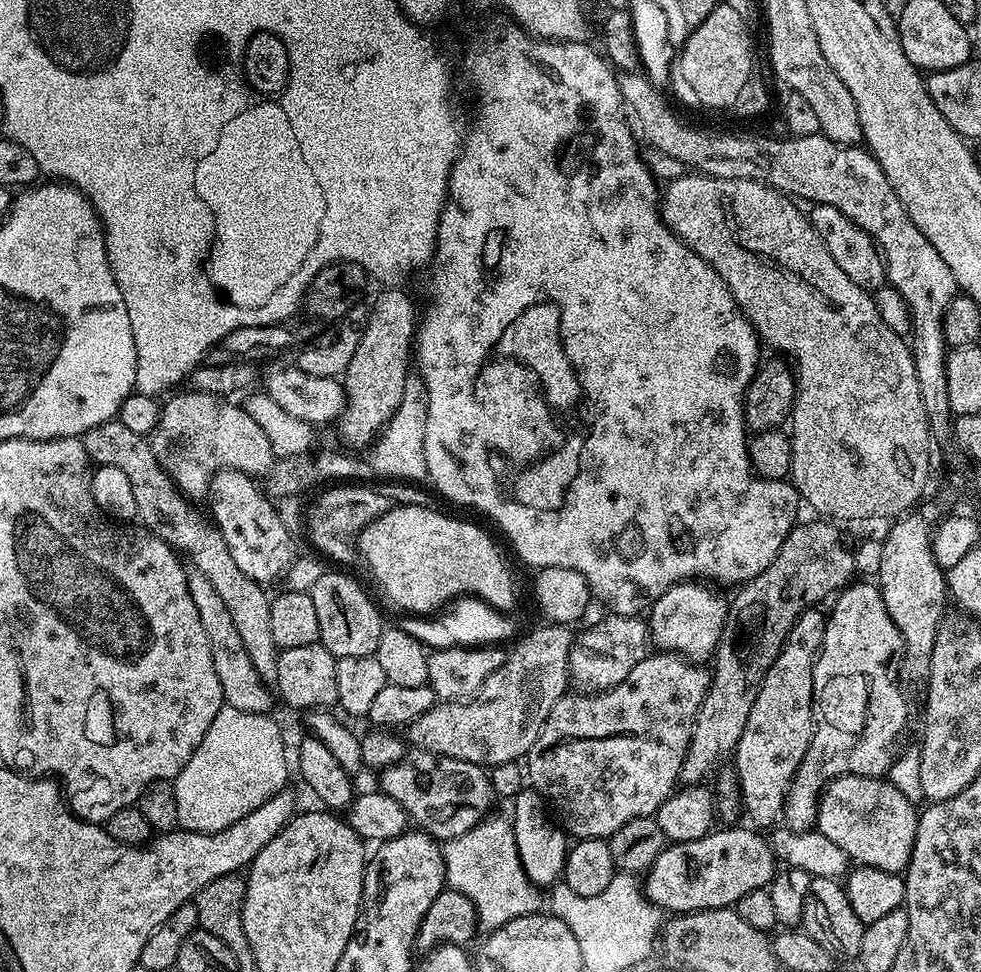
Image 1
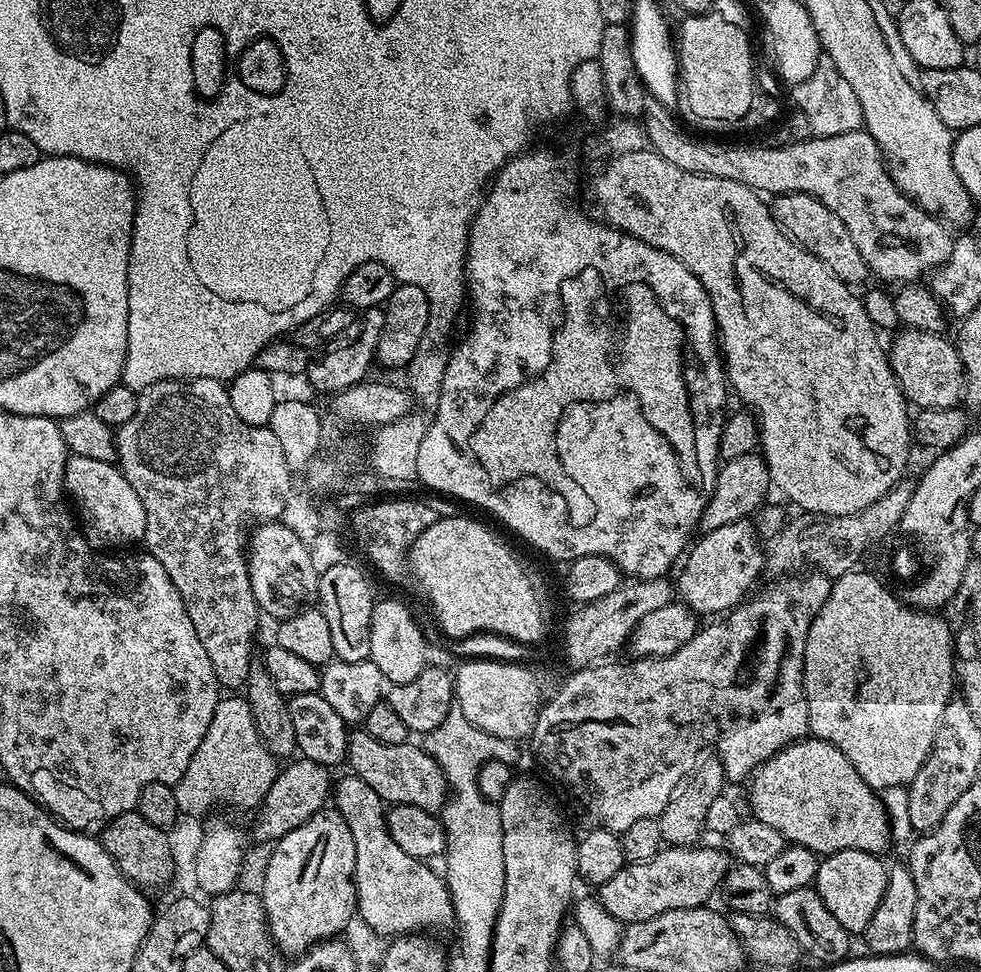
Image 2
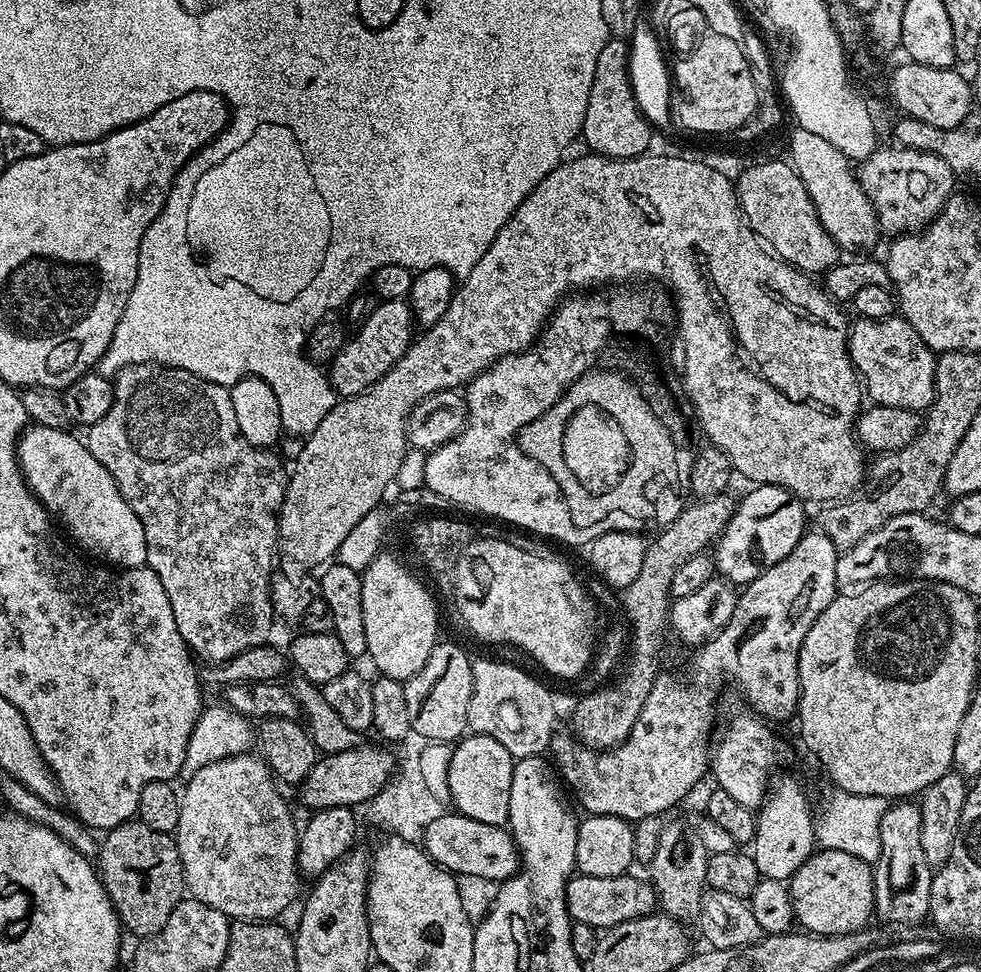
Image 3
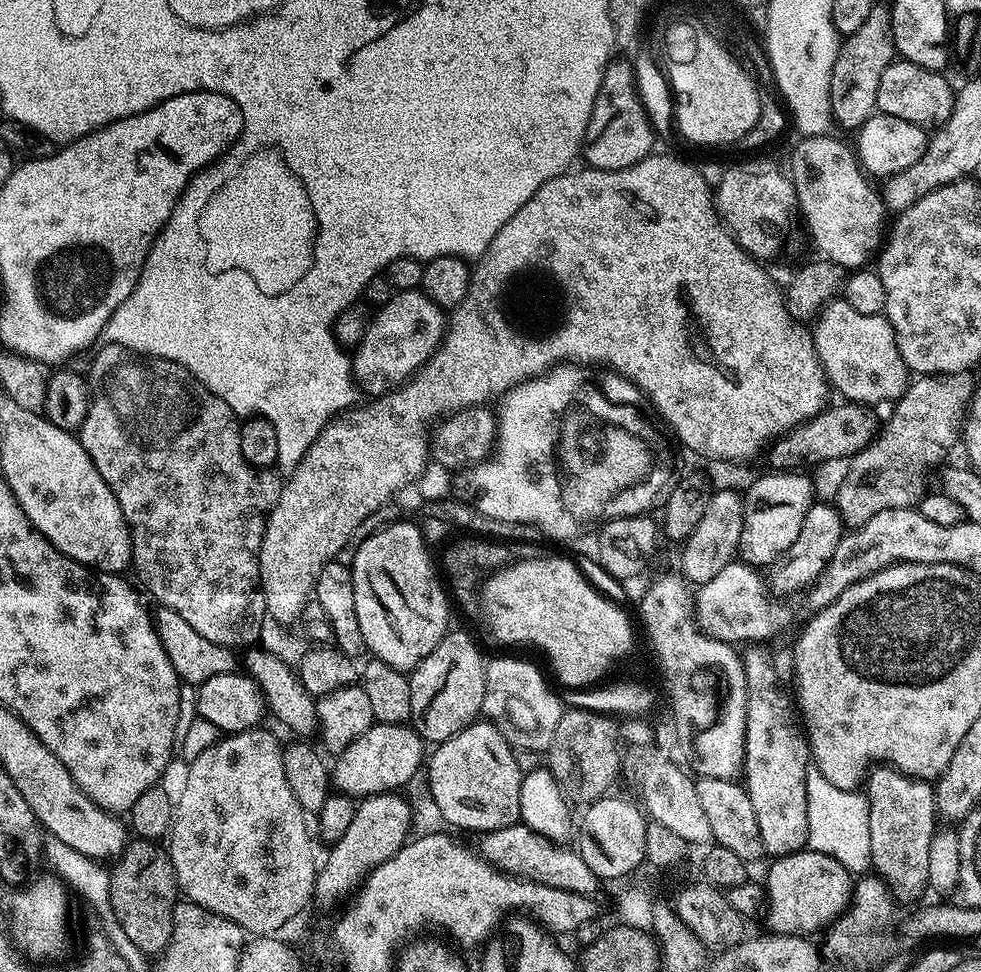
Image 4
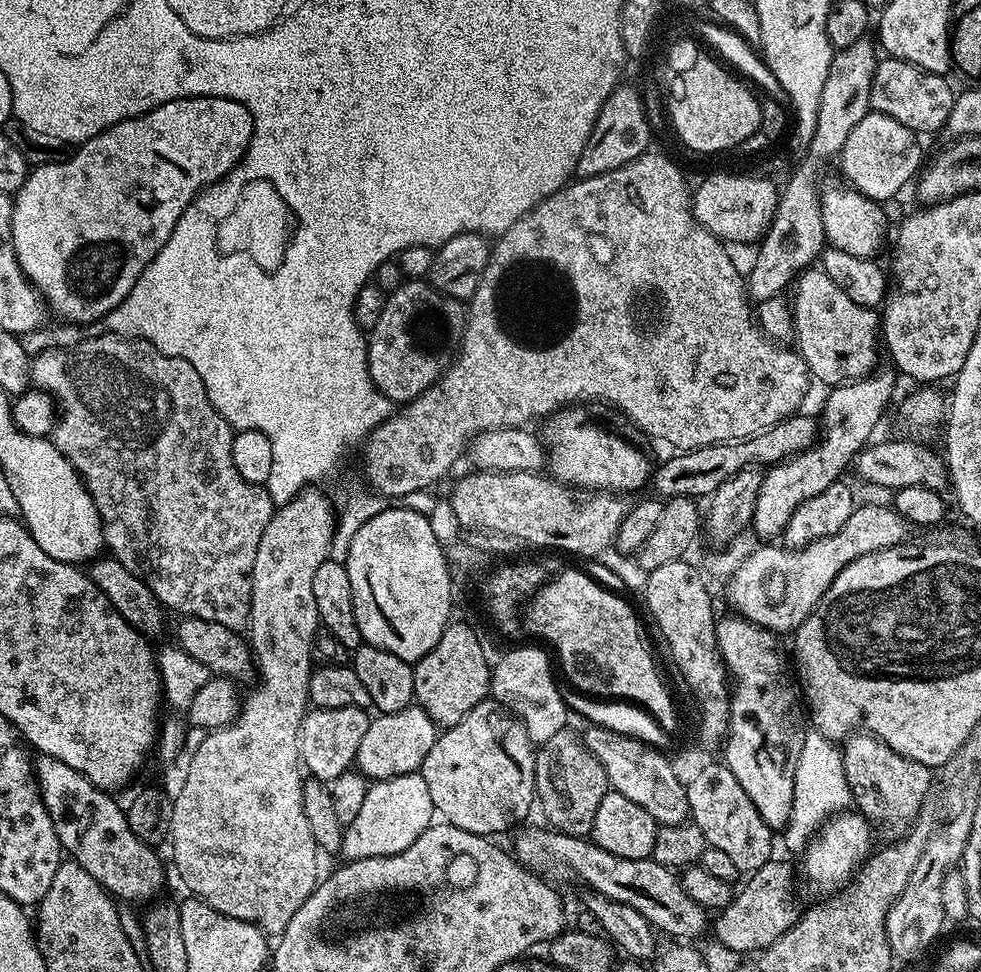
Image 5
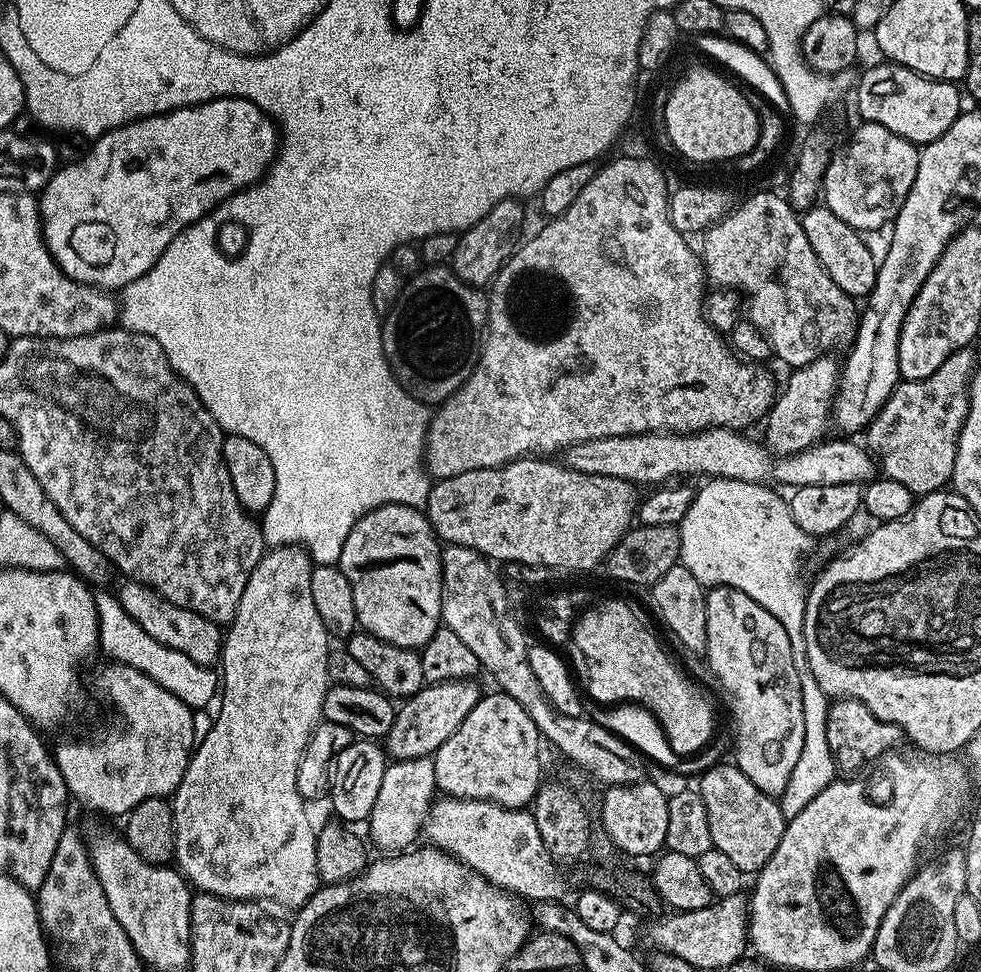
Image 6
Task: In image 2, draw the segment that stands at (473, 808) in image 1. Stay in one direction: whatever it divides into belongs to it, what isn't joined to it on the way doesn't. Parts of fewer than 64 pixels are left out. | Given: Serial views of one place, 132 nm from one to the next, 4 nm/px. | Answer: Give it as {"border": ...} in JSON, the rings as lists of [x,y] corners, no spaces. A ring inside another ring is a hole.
{"border":[[[356,730],[348,737],[348,755],[346,764],[351,775],[362,778],[384,800],[385,805],[409,804],[418,806],[418,810],[436,814],[443,809],[450,793],[448,779],[442,766],[430,758],[428,751],[419,743],[409,742],[398,746],[386,746],[378,738],[370,738],[363,730]]]}

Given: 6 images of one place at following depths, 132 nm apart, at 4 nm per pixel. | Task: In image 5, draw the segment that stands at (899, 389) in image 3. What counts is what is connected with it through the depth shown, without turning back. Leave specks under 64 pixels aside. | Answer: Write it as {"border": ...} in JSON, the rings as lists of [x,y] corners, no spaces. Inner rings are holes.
{"border":[[[813,266],[796,276],[794,289],[796,293],[790,296],[792,305],[792,327],[794,329],[794,348],[806,362],[809,373],[816,376],[827,386],[846,384],[849,380],[861,380],[877,367],[882,356],[882,320],[873,309],[858,306],[847,294],[842,294],[834,282],[830,282],[824,269]]]}

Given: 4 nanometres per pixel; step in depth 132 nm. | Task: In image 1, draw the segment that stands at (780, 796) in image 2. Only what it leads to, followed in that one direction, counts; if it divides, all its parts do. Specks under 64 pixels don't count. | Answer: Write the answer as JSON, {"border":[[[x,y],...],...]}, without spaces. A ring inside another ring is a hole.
{"border":[[[837,776],[820,794],[816,828],[830,842],[846,850],[849,861],[866,868],[903,873],[912,857],[918,808],[887,778],[878,776]]]}

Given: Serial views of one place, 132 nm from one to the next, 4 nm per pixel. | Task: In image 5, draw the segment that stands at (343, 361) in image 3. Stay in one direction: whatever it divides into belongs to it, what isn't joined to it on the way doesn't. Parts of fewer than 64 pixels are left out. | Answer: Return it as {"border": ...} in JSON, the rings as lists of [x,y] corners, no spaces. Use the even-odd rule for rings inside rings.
{"border":[[[408,280],[398,290],[387,293],[387,298],[386,306],[382,310],[382,318],[378,318],[378,326],[370,329],[366,336],[368,342],[368,369],[370,370],[370,378],[374,382],[374,386],[378,390],[382,390],[382,394],[386,394],[386,398],[390,398],[393,405],[403,406],[414,398],[418,398],[430,386],[434,386],[437,380],[448,371],[448,367],[450,367],[456,353],[460,350],[460,342],[464,339],[466,308],[461,301],[455,300],[454,297],[448,296],[444,292],[439,292],[438,289],[432,287],[431,283],[424,280]]]}

